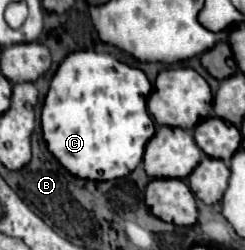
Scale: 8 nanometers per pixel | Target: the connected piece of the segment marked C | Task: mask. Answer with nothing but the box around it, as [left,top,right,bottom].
[41,50,155,180]

